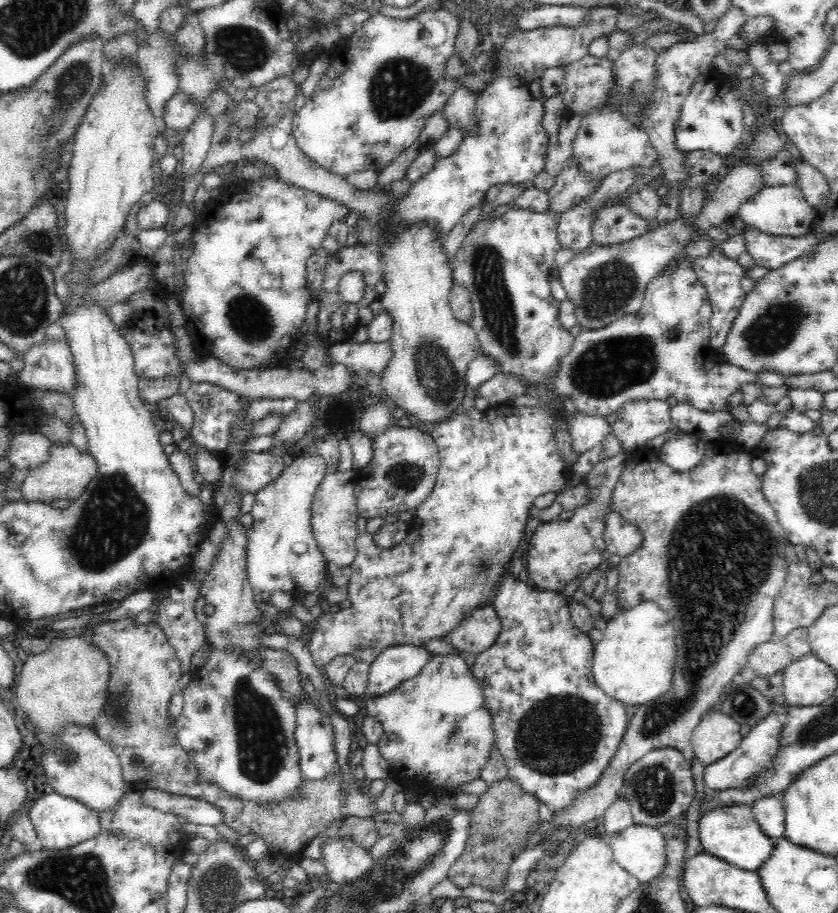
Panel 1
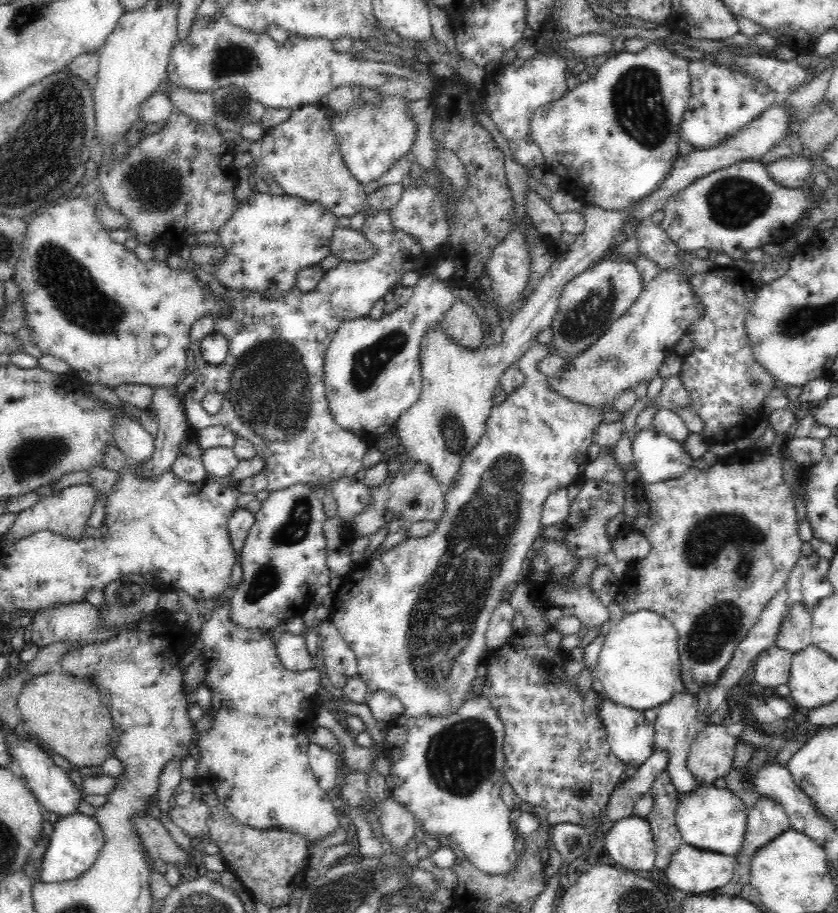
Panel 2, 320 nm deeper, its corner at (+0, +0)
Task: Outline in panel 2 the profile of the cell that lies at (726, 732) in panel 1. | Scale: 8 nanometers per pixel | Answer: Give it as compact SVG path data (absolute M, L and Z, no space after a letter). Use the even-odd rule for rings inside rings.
M706 724L699 731L686 758L686 767L692 773L696 786L715 785L717 778L726 777L732 769L732 762L736 750L736 737L732 737L724 725Z

